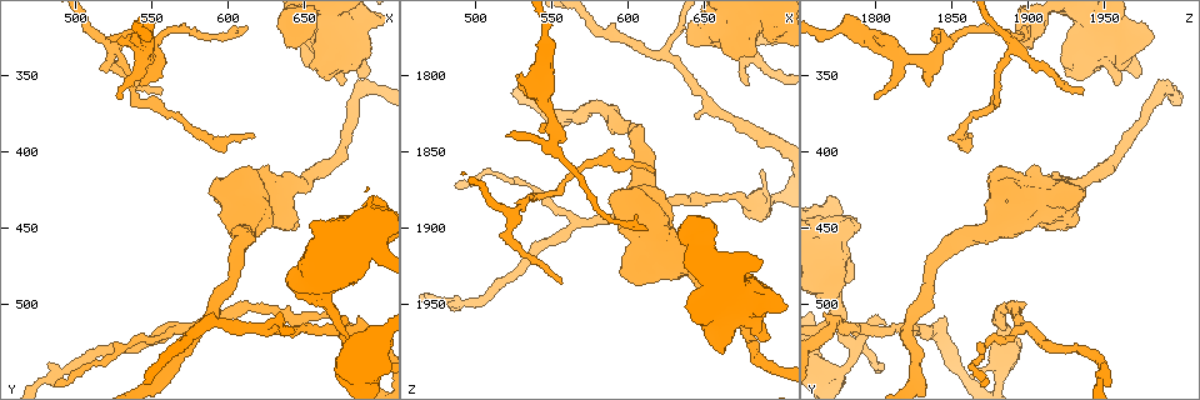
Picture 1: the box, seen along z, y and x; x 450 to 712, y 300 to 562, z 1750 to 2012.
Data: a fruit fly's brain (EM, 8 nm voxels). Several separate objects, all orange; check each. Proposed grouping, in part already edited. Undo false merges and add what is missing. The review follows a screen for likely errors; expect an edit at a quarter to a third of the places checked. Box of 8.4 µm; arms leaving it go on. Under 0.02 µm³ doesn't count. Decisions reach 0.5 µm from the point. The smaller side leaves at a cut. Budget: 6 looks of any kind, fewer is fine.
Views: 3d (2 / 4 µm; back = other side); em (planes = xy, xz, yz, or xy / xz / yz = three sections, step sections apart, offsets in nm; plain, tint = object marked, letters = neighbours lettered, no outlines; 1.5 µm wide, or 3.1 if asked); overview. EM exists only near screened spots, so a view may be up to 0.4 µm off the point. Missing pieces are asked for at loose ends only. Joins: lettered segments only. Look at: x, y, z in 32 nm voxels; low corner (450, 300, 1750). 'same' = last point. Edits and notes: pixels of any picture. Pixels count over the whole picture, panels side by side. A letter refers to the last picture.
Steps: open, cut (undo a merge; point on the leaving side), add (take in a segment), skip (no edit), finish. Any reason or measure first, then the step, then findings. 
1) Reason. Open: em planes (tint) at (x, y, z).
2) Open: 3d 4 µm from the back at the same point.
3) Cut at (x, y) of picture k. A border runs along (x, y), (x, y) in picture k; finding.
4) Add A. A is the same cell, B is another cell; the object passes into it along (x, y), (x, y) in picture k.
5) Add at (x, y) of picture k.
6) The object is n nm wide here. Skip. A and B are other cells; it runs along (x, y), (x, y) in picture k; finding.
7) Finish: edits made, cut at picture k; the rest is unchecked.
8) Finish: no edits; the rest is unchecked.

Open: em planes (letters) at (522, 326, 1840).

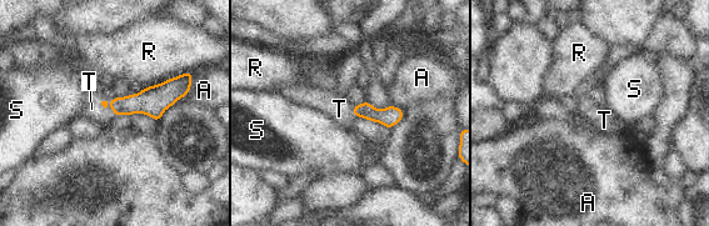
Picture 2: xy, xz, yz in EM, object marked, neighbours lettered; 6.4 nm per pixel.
Add T. T is the same cell, A, R and S are other cells; the object passes into it along (149, 101), (110, 105), (91, 109) in picture 2; it goes on there.

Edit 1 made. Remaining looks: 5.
Tapers out. Open: em xy step 8 (tint) at (554, 360, 1934).

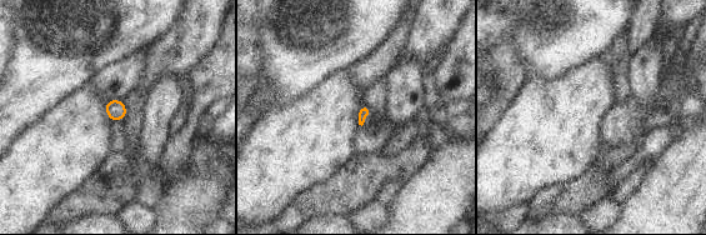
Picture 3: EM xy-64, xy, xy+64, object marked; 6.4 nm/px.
Cut it another way. Open: em planes (letters) at the same point.

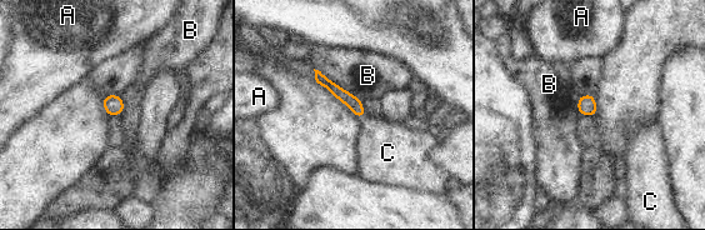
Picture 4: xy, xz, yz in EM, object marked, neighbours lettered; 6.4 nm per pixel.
Add C. C is the same cell, A and B are other cells; the object passes into it along (350, 100), (361, 115), (383, 148) in picture 4; the neuron continues.

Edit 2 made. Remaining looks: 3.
See it whole again. Open: overview.

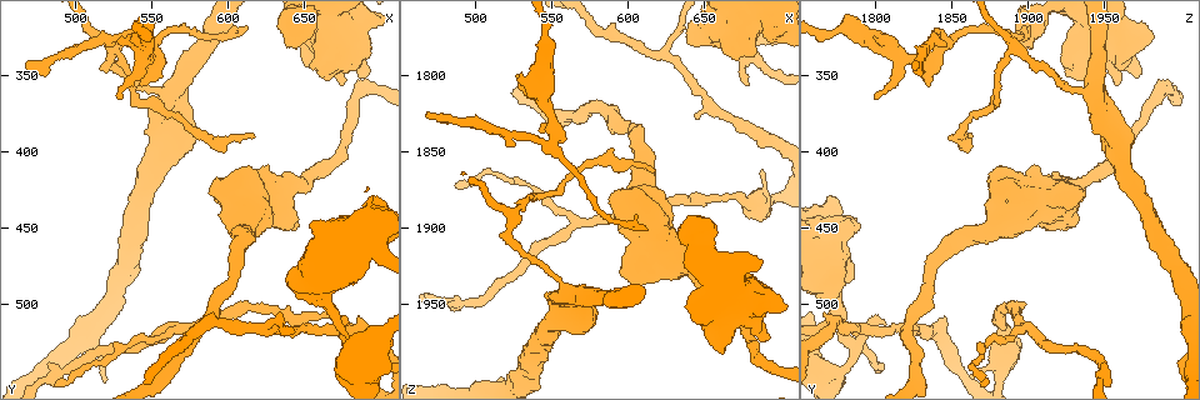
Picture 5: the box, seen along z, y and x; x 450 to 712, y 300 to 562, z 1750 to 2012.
Three arms meet. Open: em planes (letters) at (682, 526, 1786).

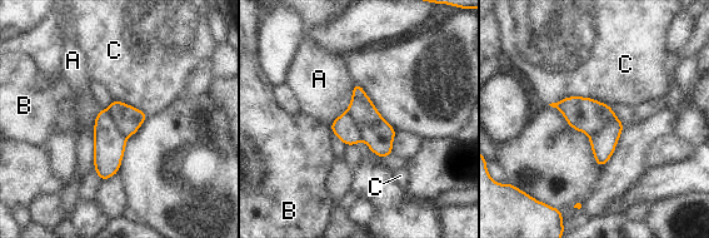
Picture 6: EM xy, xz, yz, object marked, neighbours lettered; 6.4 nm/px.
The longest contact is with C, 400 nm. Cut at (603, 144) of picture 6. A, B and C are other cells; a border runs along (617, 118), (589, 135) in picture 6; a second neuron is stuck on.

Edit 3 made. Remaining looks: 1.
Finish: edits made, add at picture 2, add at picture 4, cut at picture 6; the rest is unchecked.

